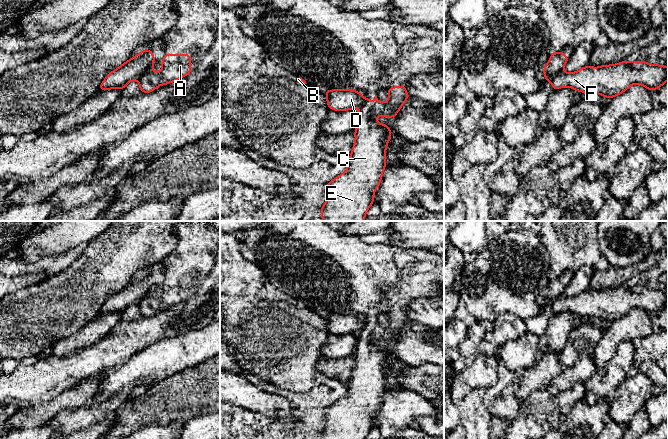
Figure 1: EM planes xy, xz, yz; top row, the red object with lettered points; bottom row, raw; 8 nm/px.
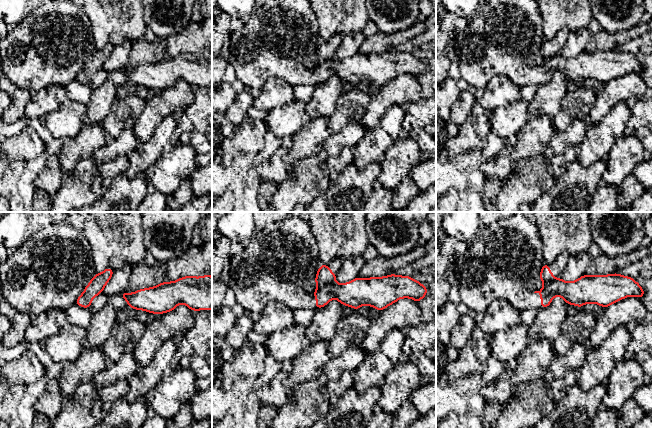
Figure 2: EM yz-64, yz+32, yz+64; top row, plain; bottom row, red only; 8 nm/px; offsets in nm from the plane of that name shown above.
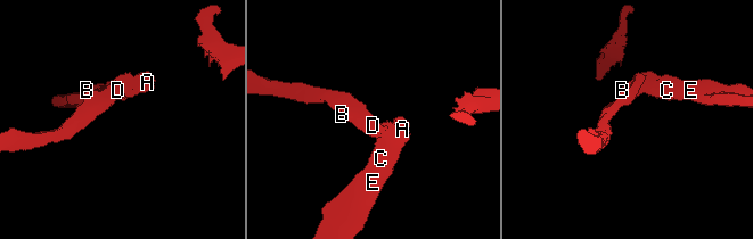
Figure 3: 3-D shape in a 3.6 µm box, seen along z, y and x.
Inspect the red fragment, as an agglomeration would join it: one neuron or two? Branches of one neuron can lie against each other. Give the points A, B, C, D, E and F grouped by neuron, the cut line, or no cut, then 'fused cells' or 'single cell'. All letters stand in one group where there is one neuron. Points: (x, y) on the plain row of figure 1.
A C E F / B D | yz (562, 294), (547, 304) | fused cells

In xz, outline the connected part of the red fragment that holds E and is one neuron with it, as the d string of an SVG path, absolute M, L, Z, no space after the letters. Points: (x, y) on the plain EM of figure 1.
M405 309L395 310L387 313L388 325L379 326L377 319L374 325L369 325L368 322L364 322L364 327L360 331L357 339L357 350L354 355L355 367L352 371L351 379L348 382L347 394L335 401L326 410L326 425L321 431L321 439L366 439L370 430L374 427L374 417L382 404L382 397L386 391L386 370L389 368L392 356L386 348L378 347L374 342L376 340L386 340L388 342L394 342L398 335L402 332L404 326L411 321L405 312Z

